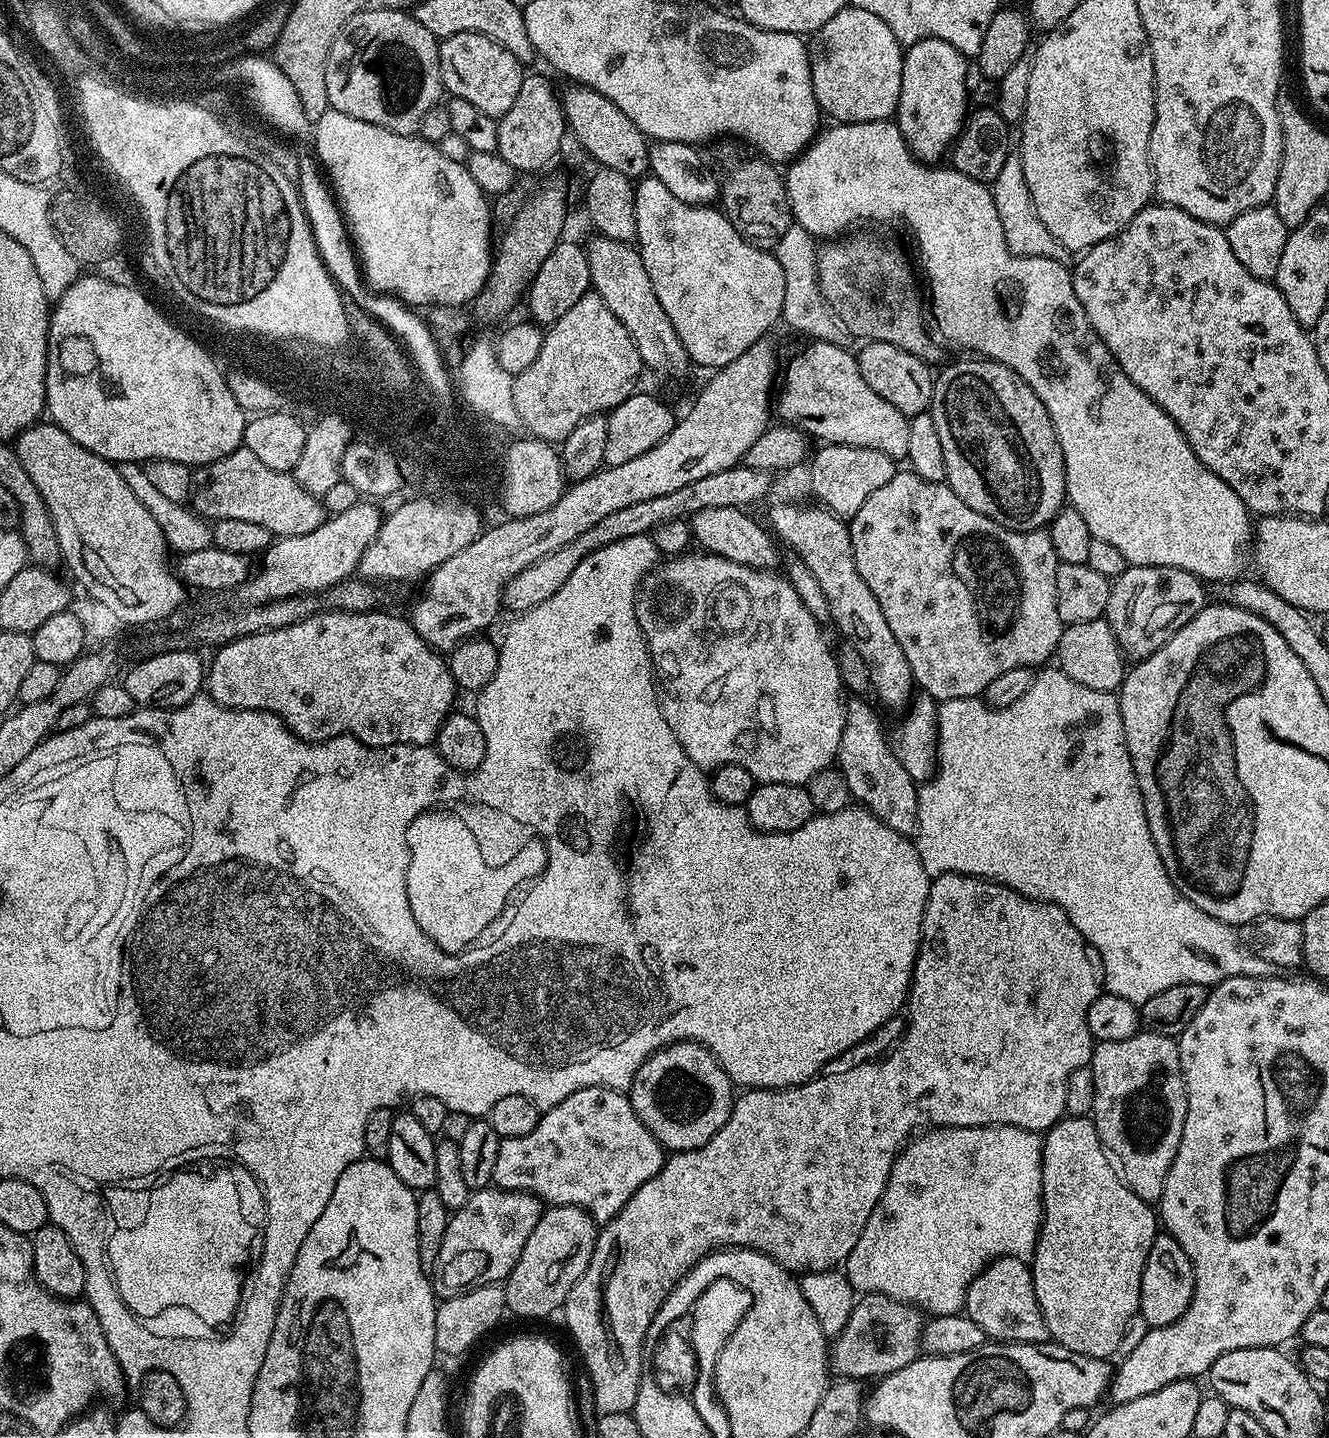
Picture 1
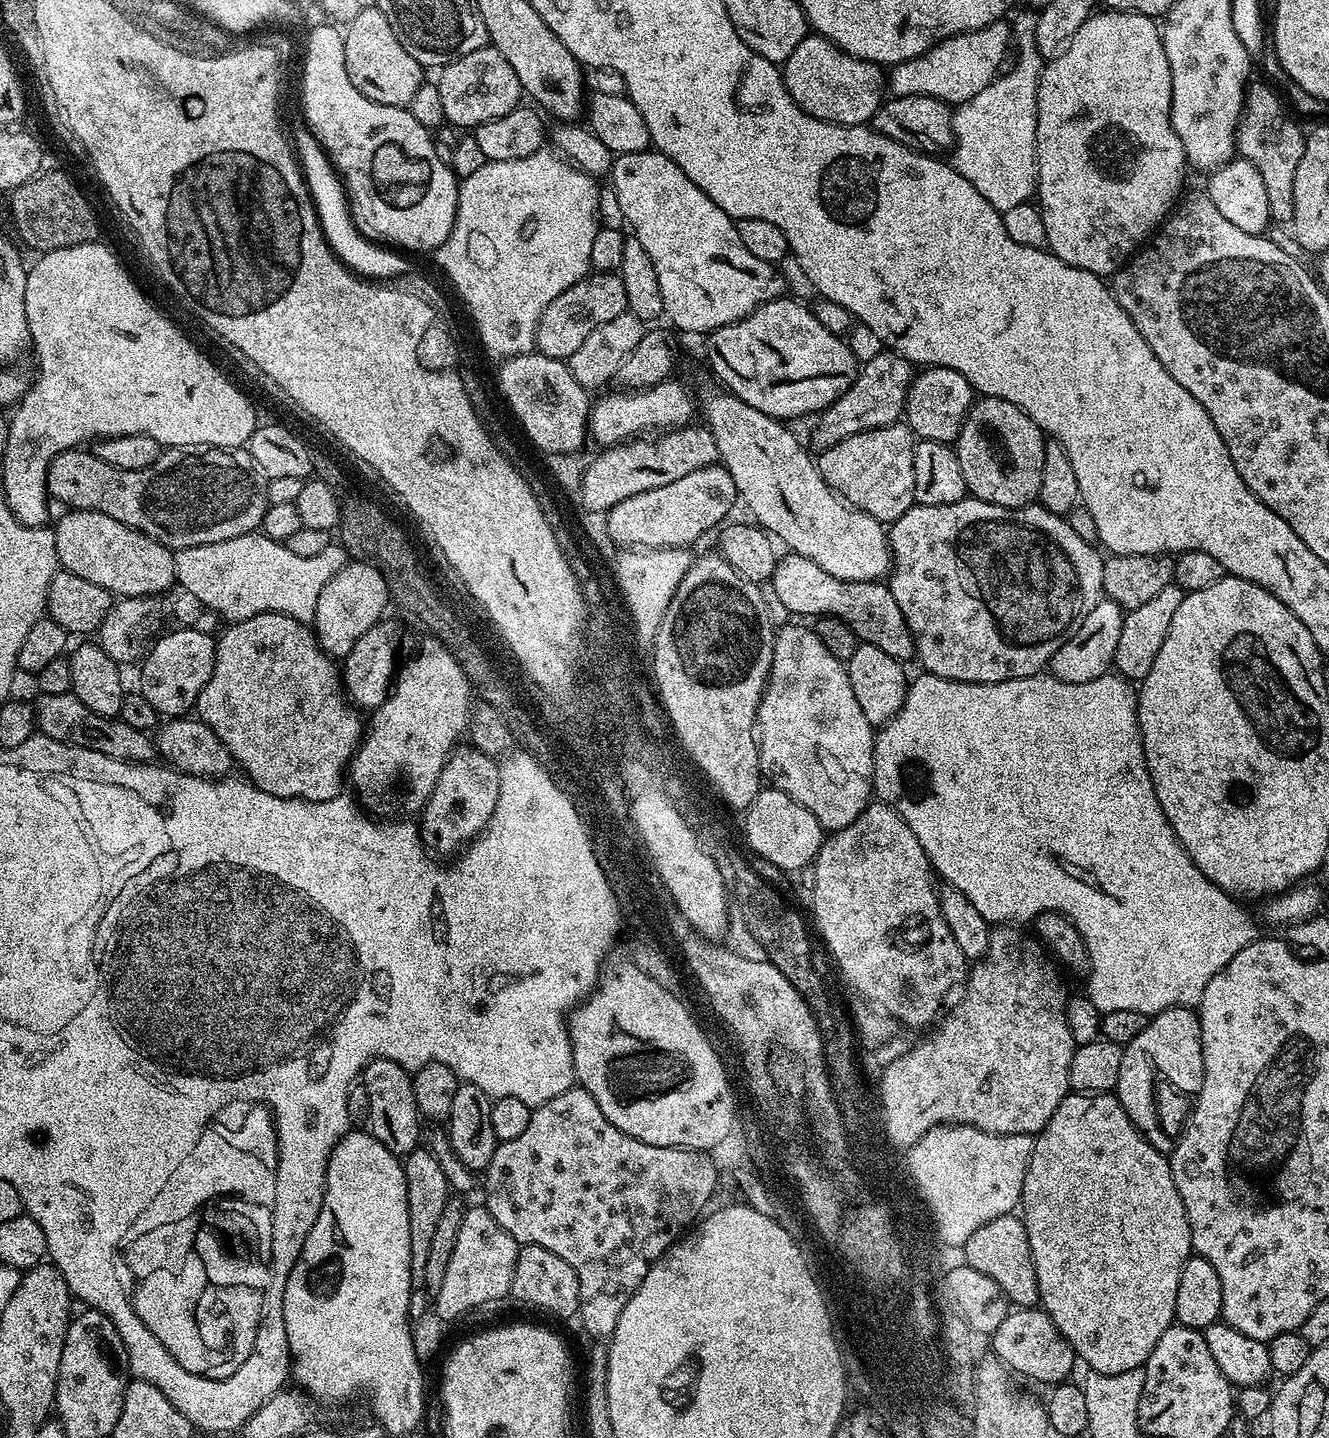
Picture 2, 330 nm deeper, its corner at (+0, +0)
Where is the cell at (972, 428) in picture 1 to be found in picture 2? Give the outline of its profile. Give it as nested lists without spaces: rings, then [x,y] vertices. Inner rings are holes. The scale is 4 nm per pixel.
[[[980,396],[968,409],[968,417],[954,447],[958,462],[962,462],[962,478],[966,478],[966,486],[975,499],[1003,508],[1027,508],[1040,495],[1045,443],[1046,437],[1040,427],[1018,406],[993,396]]]

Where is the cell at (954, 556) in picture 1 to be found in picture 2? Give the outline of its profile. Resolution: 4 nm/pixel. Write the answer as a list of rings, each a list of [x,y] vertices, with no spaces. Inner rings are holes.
[[[965,498],[958,502],[950,502],[950,506],[926,506],[913,504],[902,518],[892,521],[887,529],[888,546],[892,549],[892,565],[886,583],[894,594],[894,602],[898,602],[898,610],[902,610],[902,618],[906,618],[906,626],[910,626],[912,637],[916,643],[915,659],[925,673],[947,680],[957,680],[967,684],[997,684],[1007,680],[1017,680],[1027,676],[1039,676],[1052,663],[1054,650],[1062,646],[1086,622],[1086,614],[1098,606],[1104,596],[1102,570],[1105,557],[1099,556],[1093,545],[1082,542],[1074,530],[1070,530],[1067,519],[1056,516],[1050,510],[1041,508],[1033,502],[1027,508],[1003,508],[994,506],[985,500]]]

